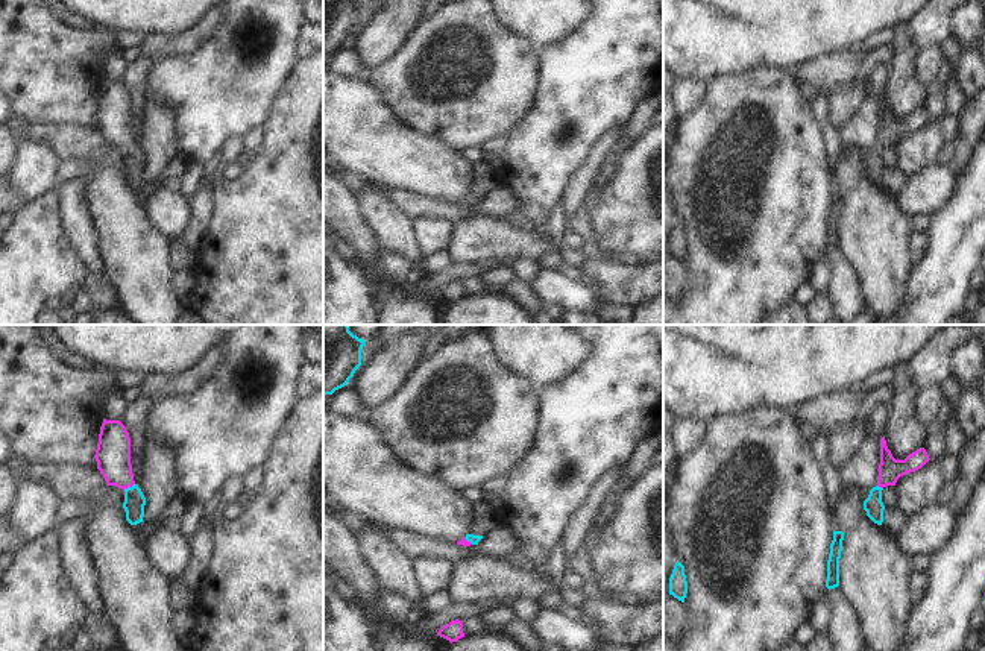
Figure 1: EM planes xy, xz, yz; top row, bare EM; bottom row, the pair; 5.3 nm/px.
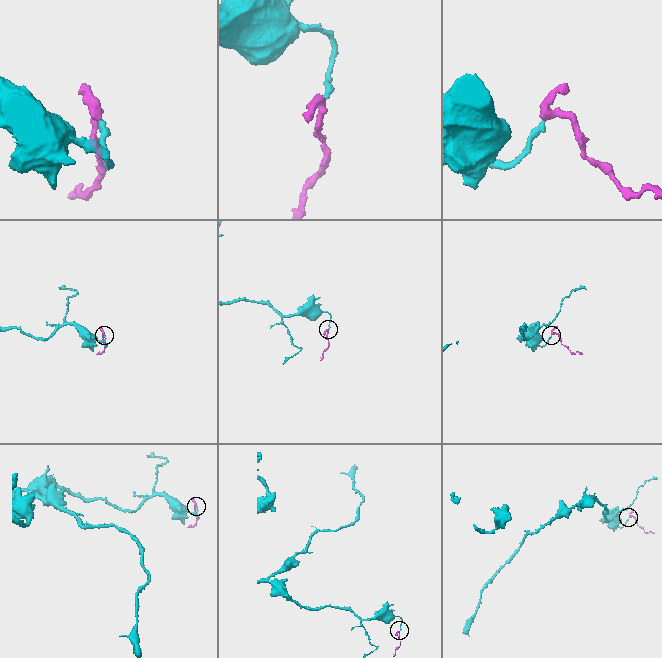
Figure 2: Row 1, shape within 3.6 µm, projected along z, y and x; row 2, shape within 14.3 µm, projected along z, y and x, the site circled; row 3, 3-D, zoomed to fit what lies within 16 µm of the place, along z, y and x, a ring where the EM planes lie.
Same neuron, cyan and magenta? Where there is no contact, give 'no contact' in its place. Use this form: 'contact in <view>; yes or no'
contact in xy; yes

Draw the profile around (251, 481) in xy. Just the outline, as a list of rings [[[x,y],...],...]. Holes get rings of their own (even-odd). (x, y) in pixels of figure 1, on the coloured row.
[[[263,464],[252,467],[241,478],[243,478],[244,492],[255,492],[263,481]]]

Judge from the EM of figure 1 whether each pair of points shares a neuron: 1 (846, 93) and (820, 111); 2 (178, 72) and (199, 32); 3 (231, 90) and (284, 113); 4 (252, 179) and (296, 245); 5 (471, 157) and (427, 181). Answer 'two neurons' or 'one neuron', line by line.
1: two neurons
2: two neurons
3: two neurons
4: one neuron
5: two neurons

